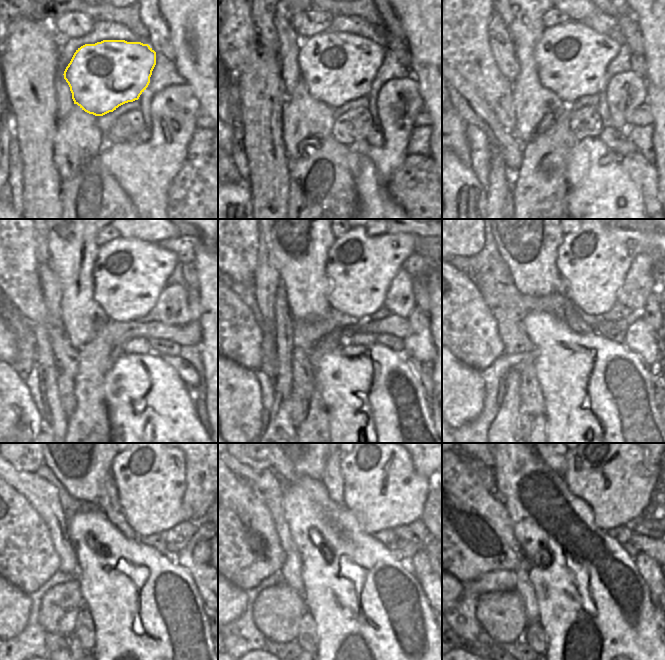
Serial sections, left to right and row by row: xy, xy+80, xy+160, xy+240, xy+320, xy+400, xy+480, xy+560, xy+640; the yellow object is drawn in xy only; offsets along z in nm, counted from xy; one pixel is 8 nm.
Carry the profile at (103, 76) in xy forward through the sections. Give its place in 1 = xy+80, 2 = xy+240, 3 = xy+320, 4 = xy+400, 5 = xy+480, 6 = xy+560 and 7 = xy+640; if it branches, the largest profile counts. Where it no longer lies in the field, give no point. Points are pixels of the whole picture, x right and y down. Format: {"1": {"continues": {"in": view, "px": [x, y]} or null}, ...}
{"1": {"continues": {"in": "xy+80", "px": [337, 67]}}, "2": {"continues": {"in": "xy+240", "px": [129, 274]}}, "3": {"continues": {"in": "xy+320", "px": [361, 267]}}, "4": {"continues": {"in": "xy+400", "px": [593, 260]}}, "5": {"continues": {"in": "xy+480", "px": [150, 476]}}, "6": {"continues": {"in": "xy+560", "px": [382, 489]}}, "7": {"continues": {"in": "xy+640", "px": [607, 469]}}}

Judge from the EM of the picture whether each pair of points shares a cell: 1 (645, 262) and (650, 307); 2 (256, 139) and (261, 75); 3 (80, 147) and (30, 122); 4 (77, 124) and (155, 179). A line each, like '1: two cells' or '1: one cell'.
1: two cells
2: one cell
3: two cells
4: two cells

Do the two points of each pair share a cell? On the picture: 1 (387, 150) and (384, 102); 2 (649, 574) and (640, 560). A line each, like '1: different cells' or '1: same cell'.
1: same cell
2: same cell

